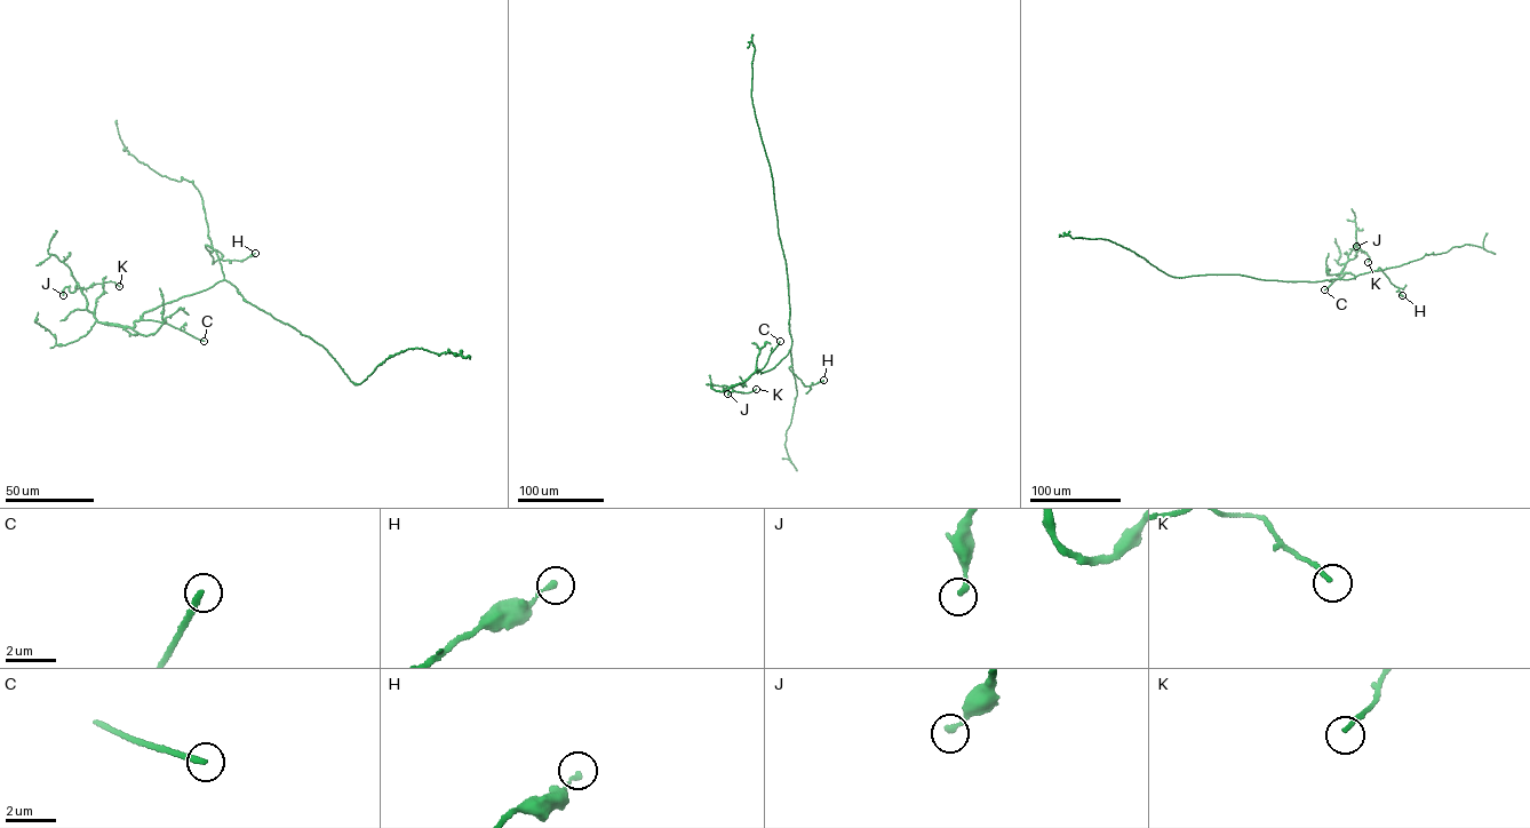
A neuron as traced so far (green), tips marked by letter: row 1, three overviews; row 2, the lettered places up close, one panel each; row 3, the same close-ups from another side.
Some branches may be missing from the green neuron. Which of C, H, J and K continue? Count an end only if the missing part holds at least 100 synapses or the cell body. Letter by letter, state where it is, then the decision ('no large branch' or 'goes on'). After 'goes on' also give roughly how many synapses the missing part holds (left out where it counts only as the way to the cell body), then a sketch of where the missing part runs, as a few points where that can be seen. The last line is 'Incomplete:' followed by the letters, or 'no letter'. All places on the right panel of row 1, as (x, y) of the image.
C: place (1324, 289); goes on; course (1324, 289), (1309, 300), (1315, 304), (1301, 303)
H: place (1402, 295); no large branch
J: place (1356, 246); no large branch
K: place (1368, 262); no large branch
Incomplete: C

